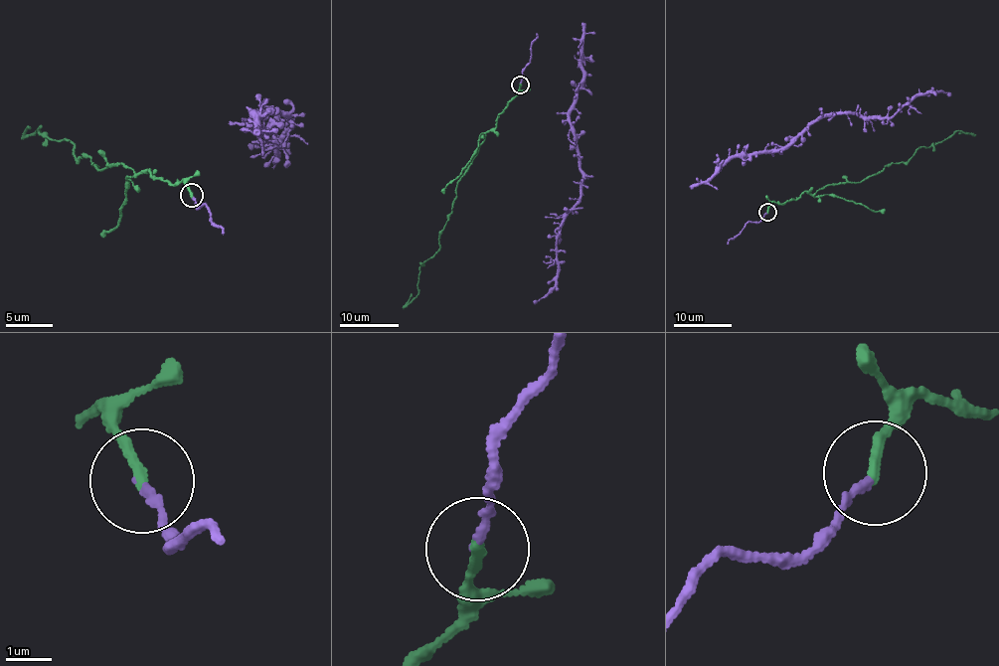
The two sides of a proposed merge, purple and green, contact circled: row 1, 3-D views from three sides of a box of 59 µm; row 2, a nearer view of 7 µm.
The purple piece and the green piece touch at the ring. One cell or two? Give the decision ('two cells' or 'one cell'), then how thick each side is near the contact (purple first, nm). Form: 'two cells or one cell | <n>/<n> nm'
one cell | 130/240 nm

